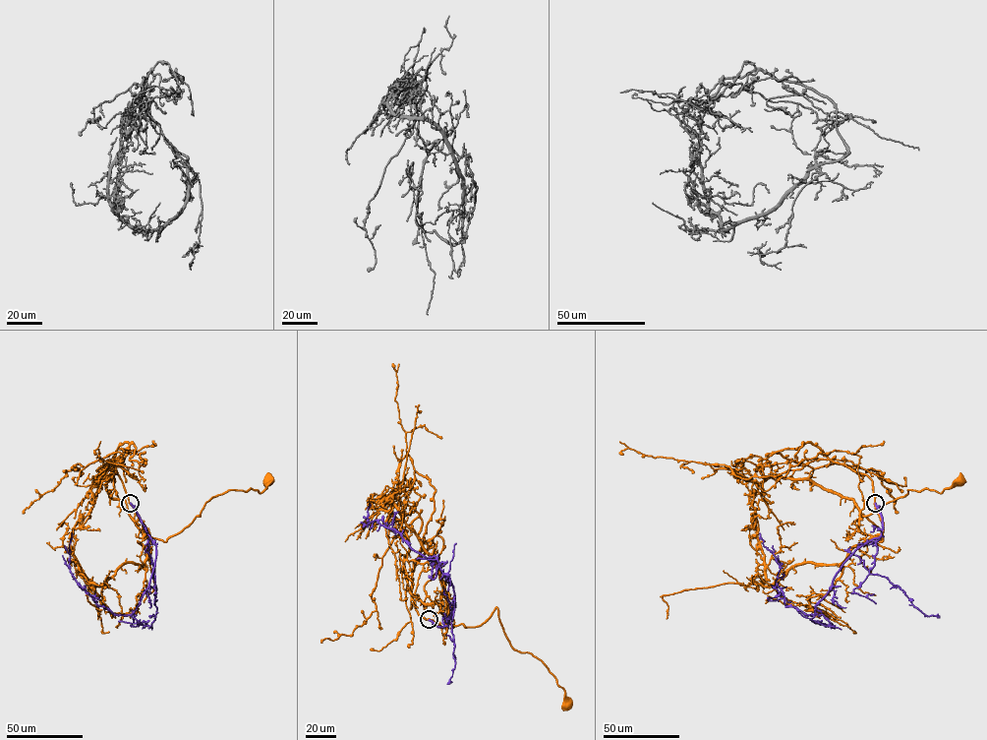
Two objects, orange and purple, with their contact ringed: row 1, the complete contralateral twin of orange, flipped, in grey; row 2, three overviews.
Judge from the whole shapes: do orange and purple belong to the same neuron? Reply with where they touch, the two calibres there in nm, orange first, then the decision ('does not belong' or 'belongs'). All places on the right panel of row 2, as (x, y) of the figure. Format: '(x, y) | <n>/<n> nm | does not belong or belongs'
(875, 503) | 440/550 nm | does not belong

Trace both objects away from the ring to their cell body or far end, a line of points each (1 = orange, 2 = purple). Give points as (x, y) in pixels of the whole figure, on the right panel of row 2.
1: (875, 503), (882, 530), (874, 536), (881, 541), (881, 530), (863, 516), (909, 489), (940, 492), (961, 480)
2: (875, 503), (882, 533), (843, 564), (814, 615), (784, 603), (776, 584), (779, 564), (759, 533)

